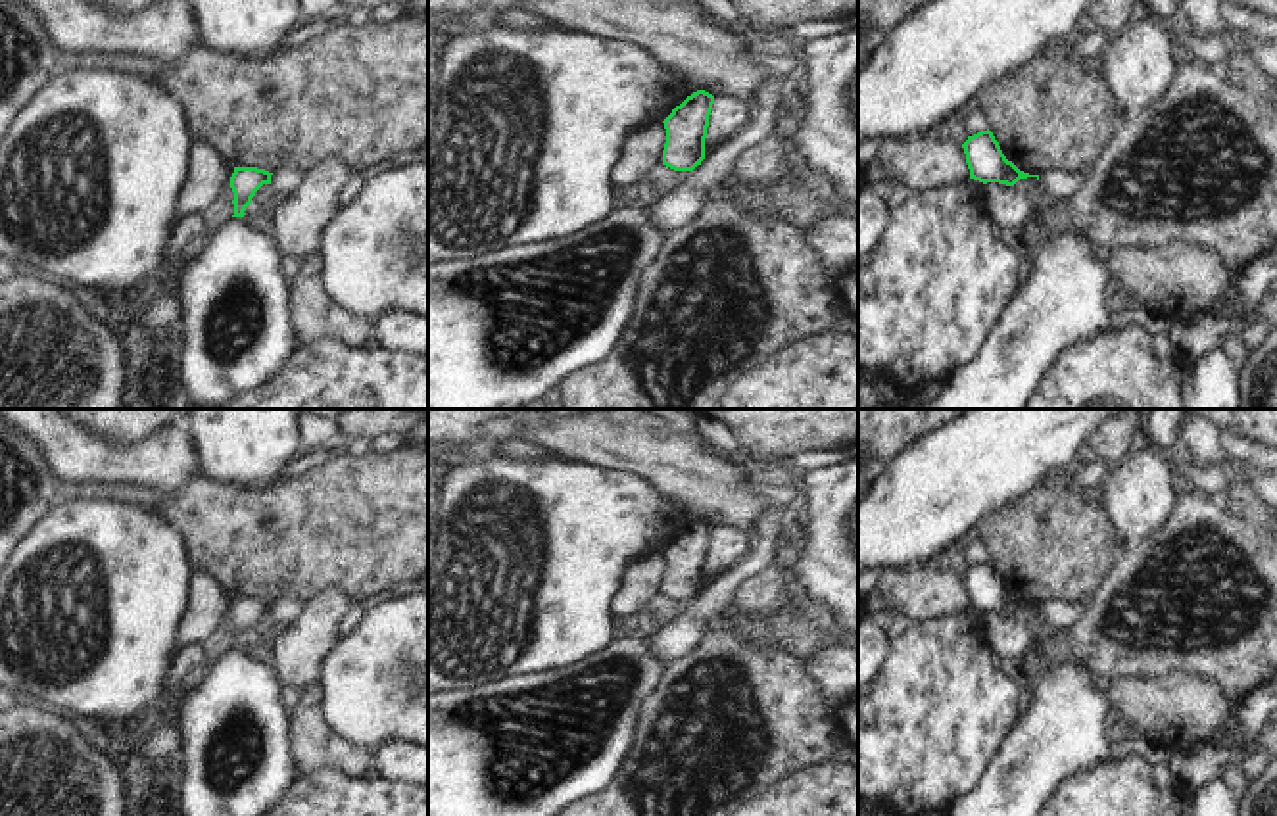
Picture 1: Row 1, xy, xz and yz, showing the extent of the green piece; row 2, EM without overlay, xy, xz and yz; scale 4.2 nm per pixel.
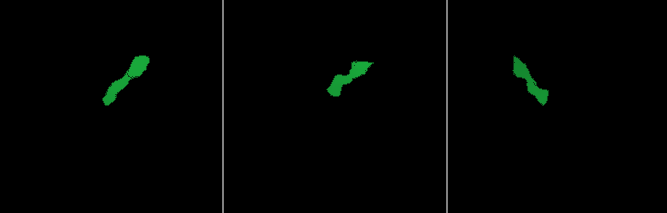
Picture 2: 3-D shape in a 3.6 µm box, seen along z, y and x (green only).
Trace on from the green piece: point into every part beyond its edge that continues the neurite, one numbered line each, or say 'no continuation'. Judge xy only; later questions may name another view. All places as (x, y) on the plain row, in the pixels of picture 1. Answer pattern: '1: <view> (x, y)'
1: xy (239, 742).

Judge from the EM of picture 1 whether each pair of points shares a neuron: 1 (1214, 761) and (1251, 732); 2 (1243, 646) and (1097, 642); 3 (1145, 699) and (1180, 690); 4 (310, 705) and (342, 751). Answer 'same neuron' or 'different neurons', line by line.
1: same neuron
2: same neuron
3: same neuron
4: same neuron

